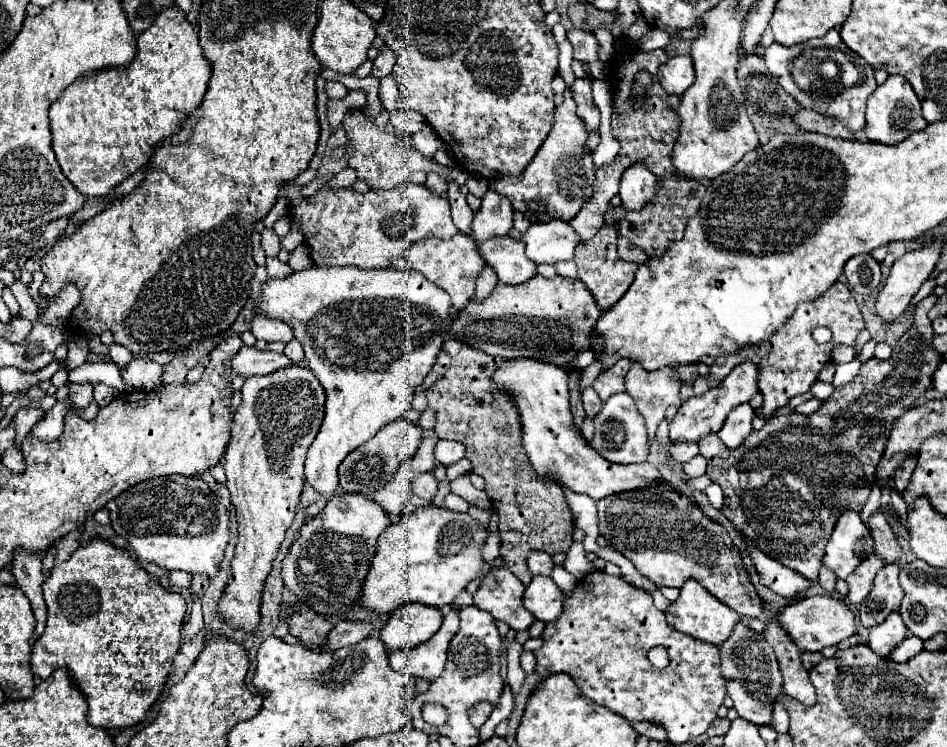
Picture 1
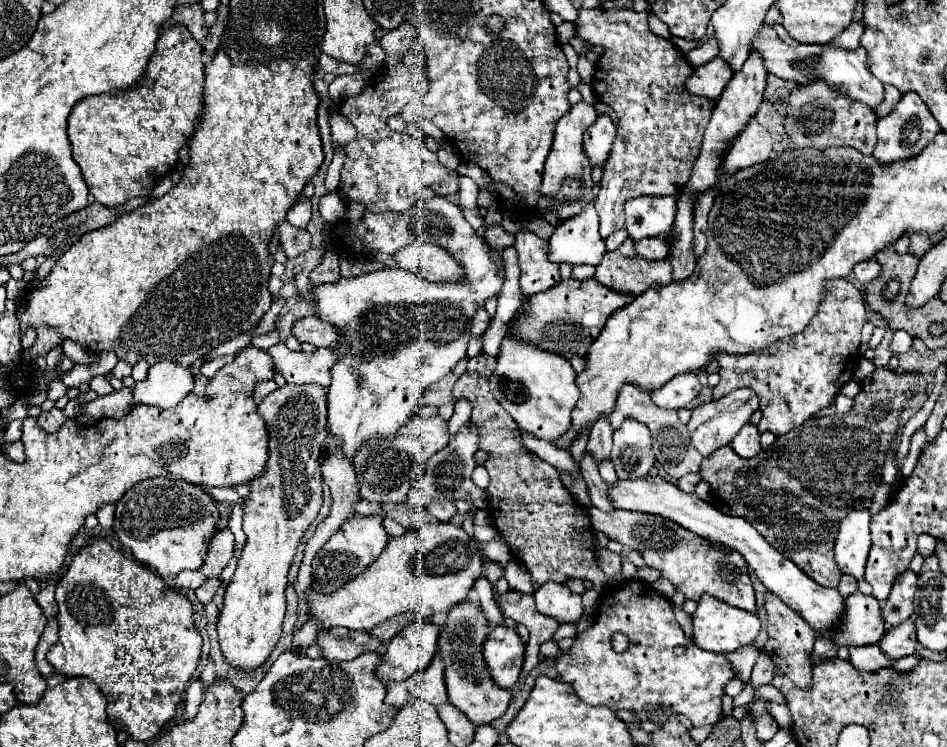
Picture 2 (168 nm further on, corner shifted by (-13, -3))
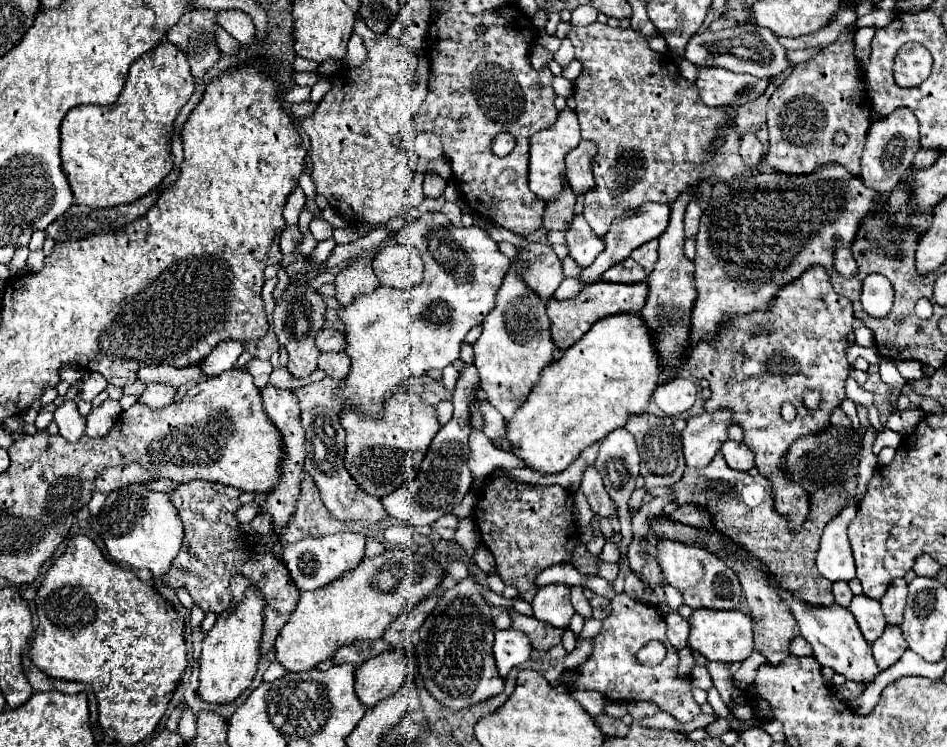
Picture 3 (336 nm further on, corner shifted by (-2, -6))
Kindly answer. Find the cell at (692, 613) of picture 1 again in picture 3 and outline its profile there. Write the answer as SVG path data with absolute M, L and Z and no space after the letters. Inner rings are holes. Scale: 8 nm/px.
M695 610L689 618L691 634L689 634L689 646L697 650L701 656L705 656L711 662L743 662L753 652L753 618L745 612L731 610Z

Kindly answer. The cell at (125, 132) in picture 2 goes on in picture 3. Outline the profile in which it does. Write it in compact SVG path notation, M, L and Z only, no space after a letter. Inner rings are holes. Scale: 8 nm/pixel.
M163 42L153 50L153 54L145 52L131 64L123 92L113 106L71 108L61 124L61 170L67 176L75 202L89 208L113 208L119 204L133 202L145 192L159 186L173 166L173 122L185 102L191 98L193 90L193 76L189 72L187 56L181 54L177 46Z

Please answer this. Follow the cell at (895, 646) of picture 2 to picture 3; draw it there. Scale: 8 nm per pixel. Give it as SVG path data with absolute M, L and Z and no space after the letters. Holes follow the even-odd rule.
M889 624L885 628L885 632L871 644L871 648L873 648L873 656L875 656L877 666L881 670L887 670L903 656L903 652L907 650L907 642L903 638L901 628Z

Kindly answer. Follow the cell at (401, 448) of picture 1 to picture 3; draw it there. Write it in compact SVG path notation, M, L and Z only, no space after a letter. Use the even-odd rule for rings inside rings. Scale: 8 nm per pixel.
M399 390L387 398L381 416L371 418L345 408L339 412L339 418L347 432L345 468L355 478L355 482L375 498L397 490L403 482L411 480L419 472L429 444L441 428L437 422L437 408L407 390Z

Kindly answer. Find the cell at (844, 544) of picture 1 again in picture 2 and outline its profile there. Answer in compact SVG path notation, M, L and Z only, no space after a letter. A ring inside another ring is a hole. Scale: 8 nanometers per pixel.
M852 511L840 521L838 537L834 541L834 557L842 573L864 579L866 559L872 547L870 539L870 513Z

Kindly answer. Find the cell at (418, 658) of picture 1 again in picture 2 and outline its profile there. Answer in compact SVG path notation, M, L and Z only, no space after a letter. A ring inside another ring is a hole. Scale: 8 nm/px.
M436 655L428 669L414 673L404 681L396 681L388 685L386 703L394 707L404 707L408 699L424 699L432 705L448 701L448 691L444 683L444 659Z

